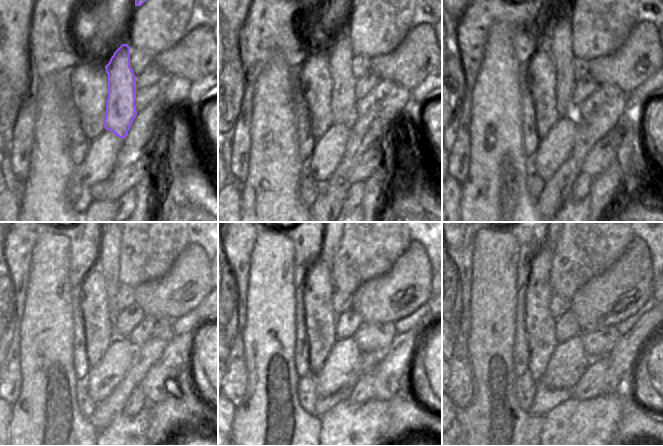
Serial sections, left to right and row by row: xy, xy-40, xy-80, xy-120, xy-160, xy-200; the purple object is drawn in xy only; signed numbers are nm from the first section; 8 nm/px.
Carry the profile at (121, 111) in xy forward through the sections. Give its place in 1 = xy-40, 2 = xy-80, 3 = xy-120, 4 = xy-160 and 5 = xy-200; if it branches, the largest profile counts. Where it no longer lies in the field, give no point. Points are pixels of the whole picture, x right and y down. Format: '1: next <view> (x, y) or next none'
1: next xy-40 (343, 103)
2: next xy-80 (558, 40)
3: next xy-120 (107, 261)
4: next xy-160 (331, 242)
5: next xy-200 (550, 242)

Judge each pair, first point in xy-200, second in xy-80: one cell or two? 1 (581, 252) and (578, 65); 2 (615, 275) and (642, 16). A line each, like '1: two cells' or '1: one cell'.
1: two cells
2: two cells

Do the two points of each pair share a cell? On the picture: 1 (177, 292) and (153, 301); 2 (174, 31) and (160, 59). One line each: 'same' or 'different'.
1: same
2: different

